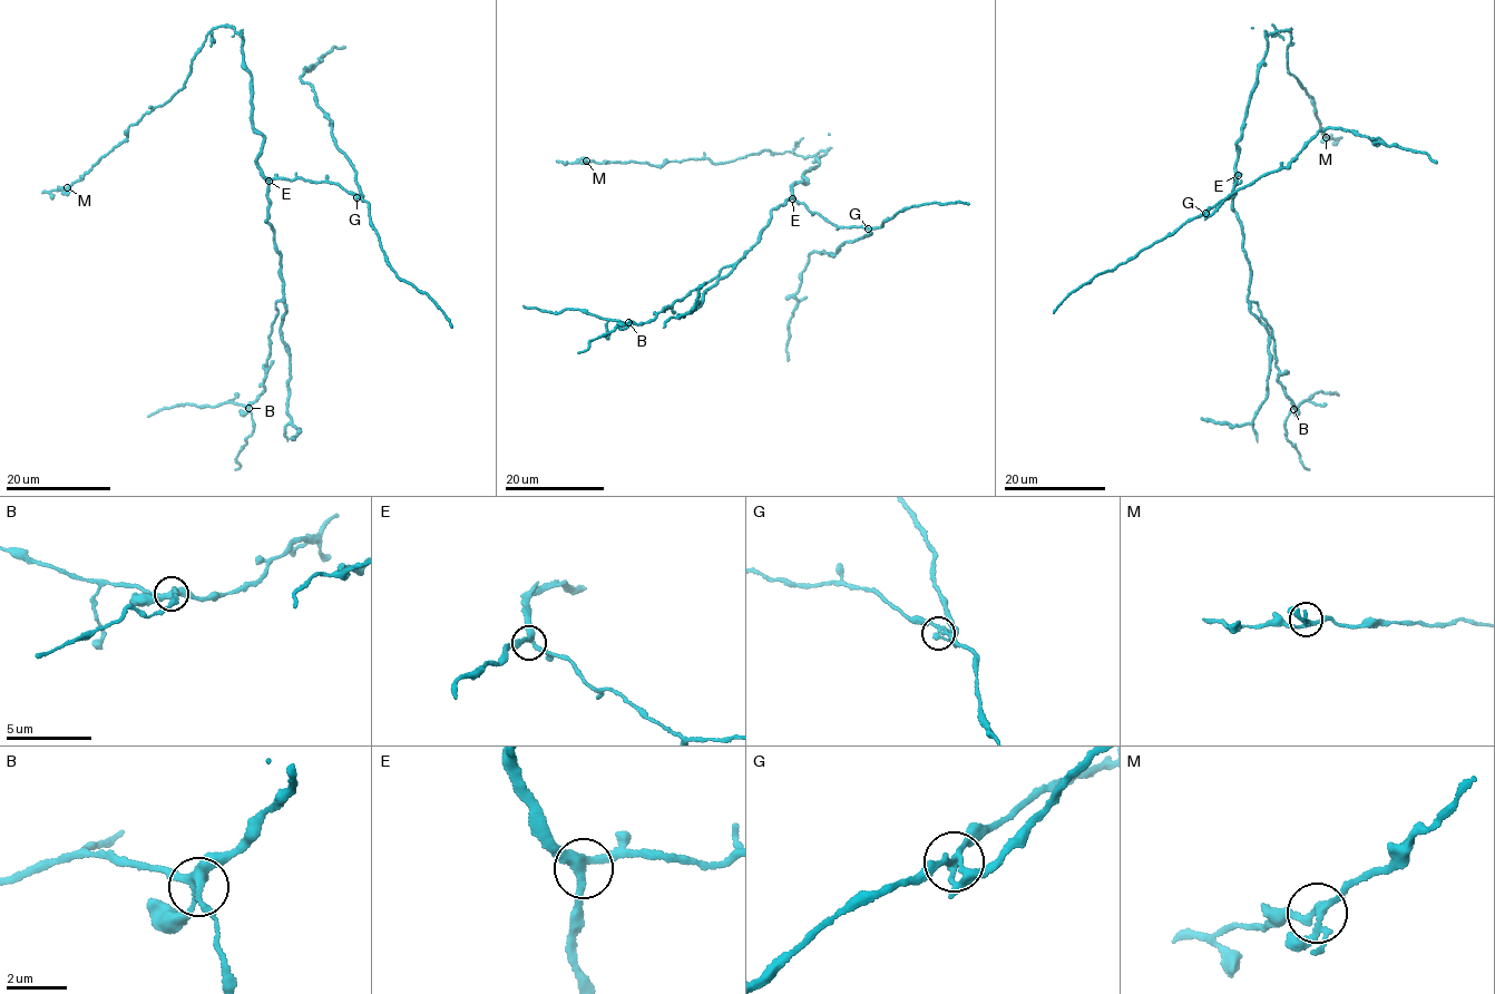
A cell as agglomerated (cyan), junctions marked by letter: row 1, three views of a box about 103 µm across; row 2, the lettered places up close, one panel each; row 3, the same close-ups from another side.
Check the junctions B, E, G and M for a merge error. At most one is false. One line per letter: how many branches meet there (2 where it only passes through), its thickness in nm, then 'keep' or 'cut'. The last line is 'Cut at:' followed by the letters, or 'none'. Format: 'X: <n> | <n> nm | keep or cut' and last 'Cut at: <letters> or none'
B: 4 | 320 nm | keep
E: 3 | 320 nm | keep
G: 4 | 200 nm | cut
M: 4 | 200 nm | keep
Cut at: G

